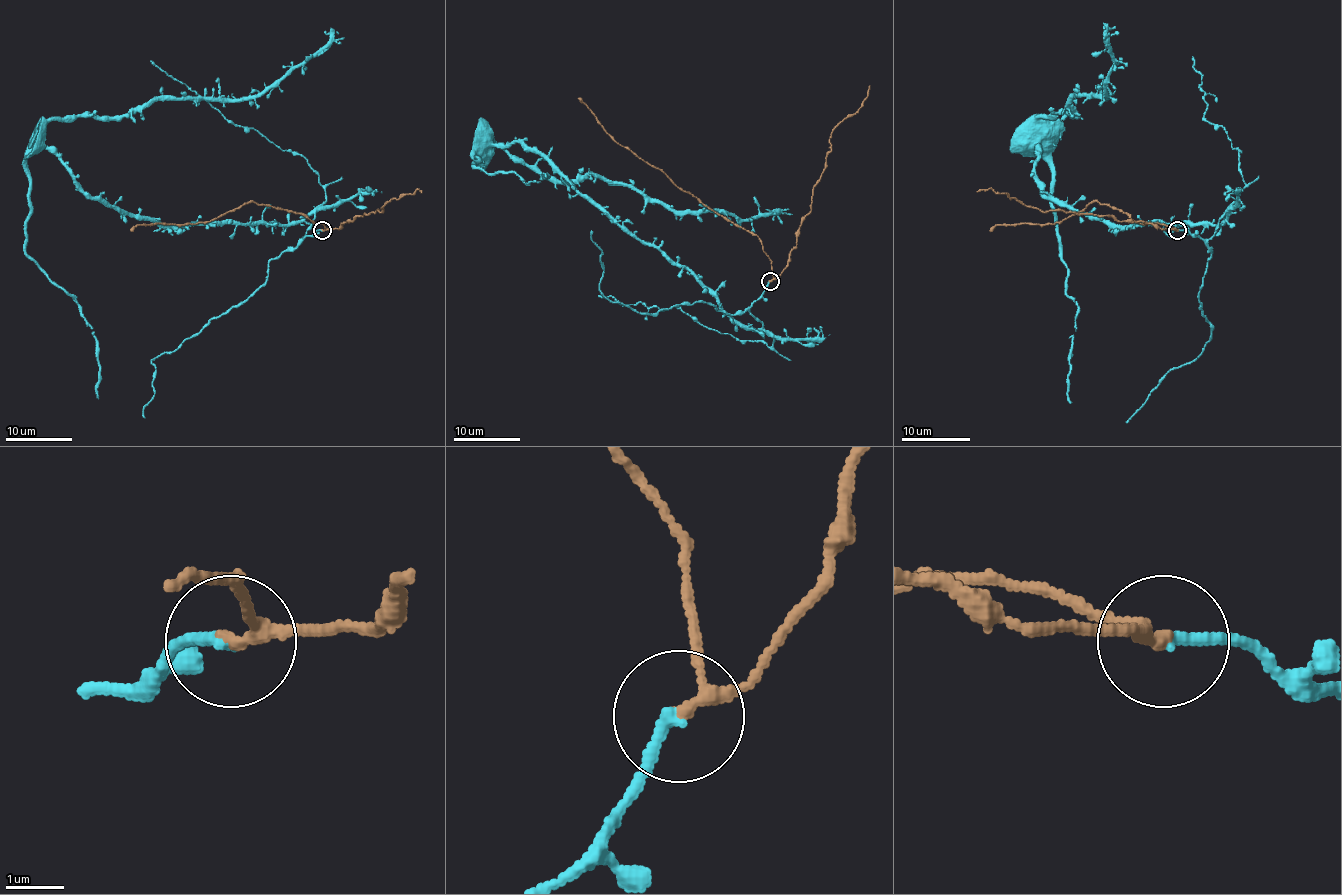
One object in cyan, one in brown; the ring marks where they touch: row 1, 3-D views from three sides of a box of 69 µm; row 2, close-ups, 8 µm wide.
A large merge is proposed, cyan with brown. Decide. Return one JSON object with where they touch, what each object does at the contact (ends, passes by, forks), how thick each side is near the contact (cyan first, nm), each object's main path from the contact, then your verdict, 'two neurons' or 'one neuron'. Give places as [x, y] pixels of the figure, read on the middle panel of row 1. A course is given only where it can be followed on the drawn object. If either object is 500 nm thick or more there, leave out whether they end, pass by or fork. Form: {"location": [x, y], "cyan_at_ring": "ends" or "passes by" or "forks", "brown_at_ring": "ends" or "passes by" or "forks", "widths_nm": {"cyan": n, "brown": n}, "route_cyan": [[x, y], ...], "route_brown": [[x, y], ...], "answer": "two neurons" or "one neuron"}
{"location": [770, 281], "cyan_at_ring": "ends", "brown_at_ring": "passes by", "widths_nm": {"cyan": 200, "brown": 200}, "route_cyan": [[771, 281], [749, 311], [761, 328], [741, 326], [546, 160], [491, 145], [677, 211], [792, 215]], "route_brown": [[771, 281], [771, 260], [756, 235], [727, 221], [682, 191], [657, 168], [621, 146], [577, 98]], "answer": "one neuron"}

